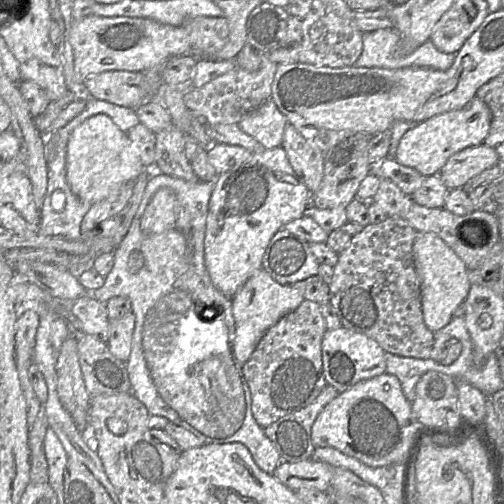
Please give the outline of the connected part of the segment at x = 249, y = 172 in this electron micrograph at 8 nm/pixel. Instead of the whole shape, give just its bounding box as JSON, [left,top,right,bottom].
[204,147,313,298]

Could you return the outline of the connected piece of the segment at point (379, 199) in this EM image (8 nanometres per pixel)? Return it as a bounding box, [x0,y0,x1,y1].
[372,179,412,219]

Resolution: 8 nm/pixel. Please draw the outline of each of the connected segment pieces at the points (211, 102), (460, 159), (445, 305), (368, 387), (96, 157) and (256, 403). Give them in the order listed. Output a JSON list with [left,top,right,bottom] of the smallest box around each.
[[184,54,278,125],[438,143,498,190],[413,232,471,332],[311,373,423,468],[66,115,145,205],[241,300,327,428]]

